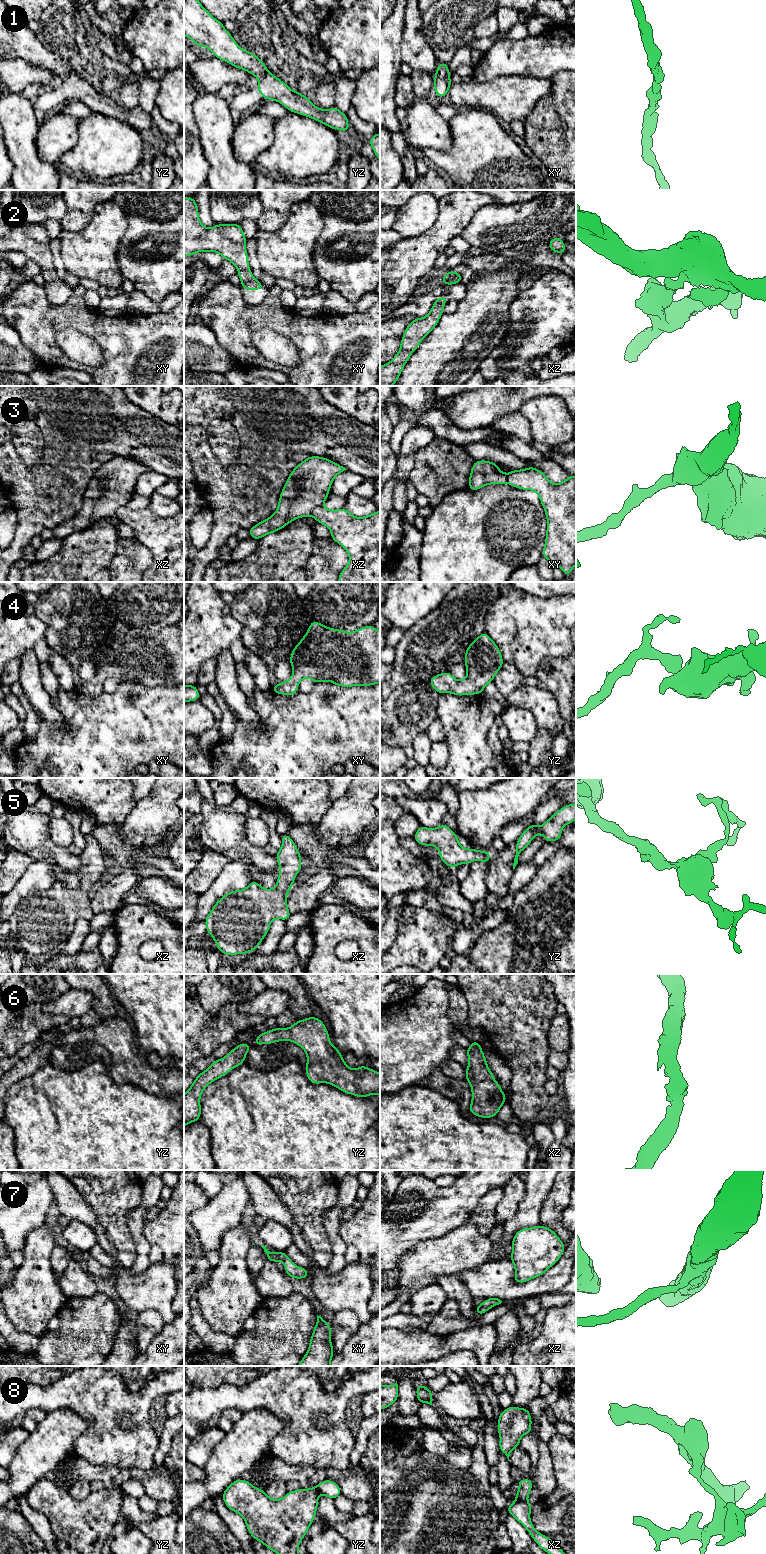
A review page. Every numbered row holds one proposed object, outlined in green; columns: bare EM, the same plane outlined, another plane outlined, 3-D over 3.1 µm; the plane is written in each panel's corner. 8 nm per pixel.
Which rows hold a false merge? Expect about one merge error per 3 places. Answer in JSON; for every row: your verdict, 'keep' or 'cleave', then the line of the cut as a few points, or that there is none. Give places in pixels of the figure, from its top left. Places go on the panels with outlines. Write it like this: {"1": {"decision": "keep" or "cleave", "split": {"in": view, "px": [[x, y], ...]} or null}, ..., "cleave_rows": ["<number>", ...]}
{"1": {"decision": "keep", "split": null}, "2": {"decision": "keep", "split": null}, "3": {"decision": "cleave", "split": {"in": "xz", "px": [[322, 504], [318, 505], [311, 515]]}}, "4": {"decision": "keep", "split": null}, "5": {"decision": "keep", "split": null}, "6": {"decision": "keep", "split": null}, "7": {"decision": "keep", "split": null}, "8": {"decision": "cleave", "split": {"in": "xz", "px": [[516, 1497], [526, 1501]]}}, "cleave_rows": ["3", "8"]}

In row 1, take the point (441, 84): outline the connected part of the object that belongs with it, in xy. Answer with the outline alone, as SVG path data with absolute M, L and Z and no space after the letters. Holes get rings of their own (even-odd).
M447 63L438 64L434 75L434 90L439 99L448 94L449 87L453 84L449 77L450 74Z

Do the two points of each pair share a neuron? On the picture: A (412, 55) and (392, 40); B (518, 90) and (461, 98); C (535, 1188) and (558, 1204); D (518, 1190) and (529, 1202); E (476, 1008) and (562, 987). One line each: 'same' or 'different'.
A: different
B: same
C: different
D: different
E: different

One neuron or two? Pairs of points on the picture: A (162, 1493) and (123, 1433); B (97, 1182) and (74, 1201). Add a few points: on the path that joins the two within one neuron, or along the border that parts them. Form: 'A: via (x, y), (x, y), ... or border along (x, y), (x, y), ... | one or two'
A: border along (152, 1468), (122, 1469) | two
B: border along (68, 1180), (95, 1214) | two

